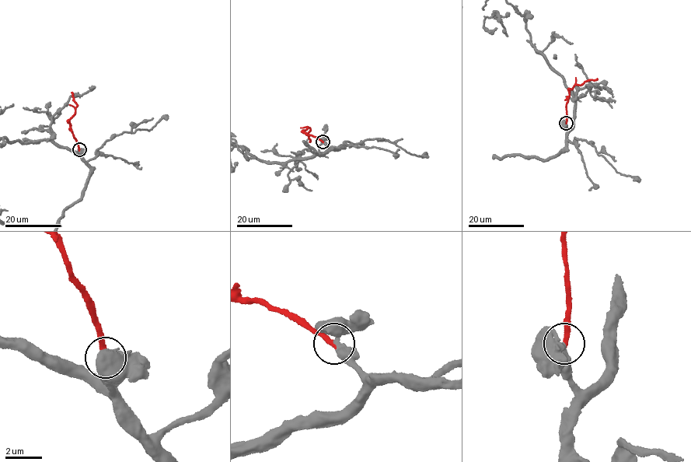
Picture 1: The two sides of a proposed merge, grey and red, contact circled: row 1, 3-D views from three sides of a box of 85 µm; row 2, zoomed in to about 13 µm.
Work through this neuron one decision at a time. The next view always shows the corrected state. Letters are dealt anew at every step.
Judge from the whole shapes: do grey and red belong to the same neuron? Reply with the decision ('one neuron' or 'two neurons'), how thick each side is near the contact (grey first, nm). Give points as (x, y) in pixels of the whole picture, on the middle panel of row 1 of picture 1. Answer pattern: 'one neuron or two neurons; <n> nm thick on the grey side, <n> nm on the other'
one neuron; 400 nm thick on the grey side, 280 nm on the other

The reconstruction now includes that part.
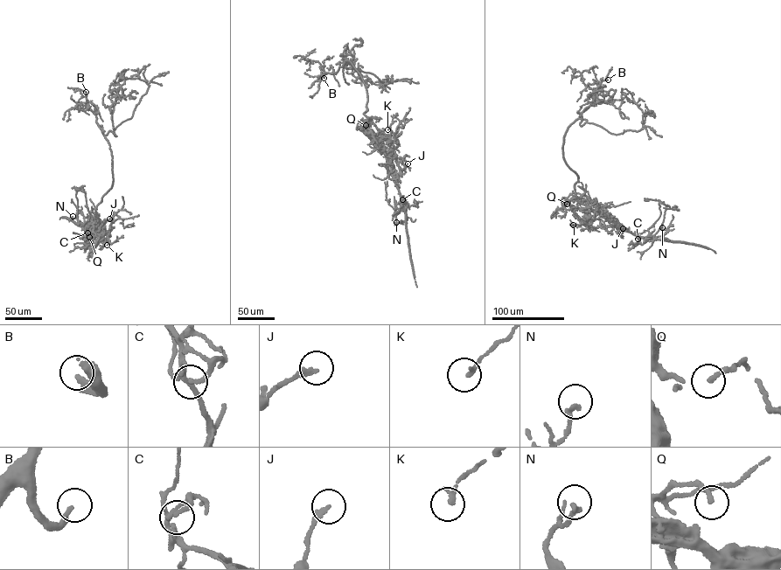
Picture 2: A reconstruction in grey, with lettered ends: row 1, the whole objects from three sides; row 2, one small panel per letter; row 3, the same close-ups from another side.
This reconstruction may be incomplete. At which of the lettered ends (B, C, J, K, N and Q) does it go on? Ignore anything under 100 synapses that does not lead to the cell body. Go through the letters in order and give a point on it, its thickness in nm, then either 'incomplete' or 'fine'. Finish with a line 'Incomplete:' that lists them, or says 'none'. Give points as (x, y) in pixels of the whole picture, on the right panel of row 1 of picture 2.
B: at (608, 79); 280 nm thick; incomplete
C: at (638, 239); 190 nm thick; fine
J: at (623, 228); 200 nm thick; fine
K: at (573, 225); 200 nm thick; fine
N: at (662, 227); 220 nm thick; fine
Q: at (567, 204); 200 nm thick; fine
Incomplete: B

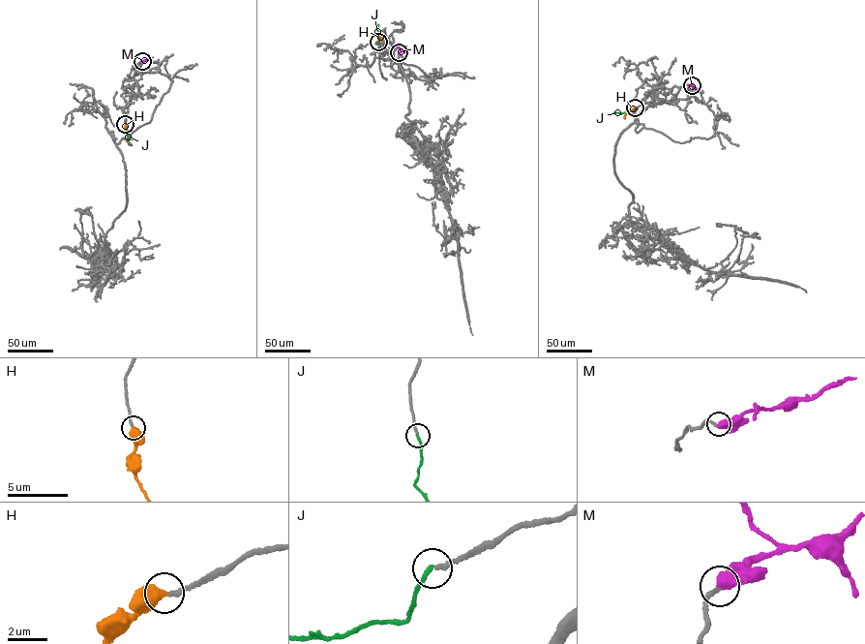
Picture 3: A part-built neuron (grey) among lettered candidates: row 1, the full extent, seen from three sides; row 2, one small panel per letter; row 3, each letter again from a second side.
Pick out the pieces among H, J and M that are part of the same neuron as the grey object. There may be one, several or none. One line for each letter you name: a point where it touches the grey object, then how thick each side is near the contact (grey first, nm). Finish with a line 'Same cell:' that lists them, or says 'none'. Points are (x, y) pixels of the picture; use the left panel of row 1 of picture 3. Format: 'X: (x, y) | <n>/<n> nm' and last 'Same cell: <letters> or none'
H: (125, 124) | 240/500 nm
M: (142, 61) | 220/600 nm
Same cell: H, M

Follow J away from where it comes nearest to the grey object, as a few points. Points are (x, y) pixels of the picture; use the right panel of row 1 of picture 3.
J: (635, 107), (613, 113)

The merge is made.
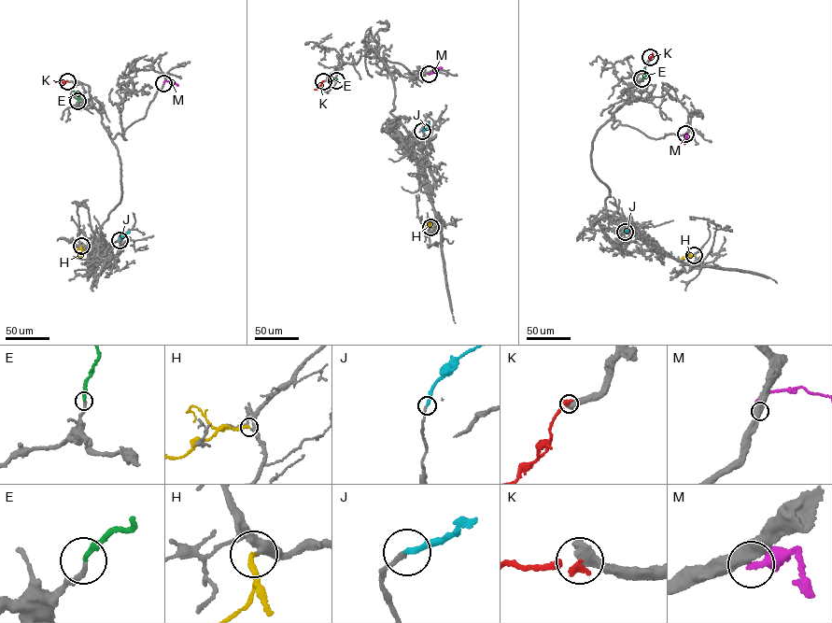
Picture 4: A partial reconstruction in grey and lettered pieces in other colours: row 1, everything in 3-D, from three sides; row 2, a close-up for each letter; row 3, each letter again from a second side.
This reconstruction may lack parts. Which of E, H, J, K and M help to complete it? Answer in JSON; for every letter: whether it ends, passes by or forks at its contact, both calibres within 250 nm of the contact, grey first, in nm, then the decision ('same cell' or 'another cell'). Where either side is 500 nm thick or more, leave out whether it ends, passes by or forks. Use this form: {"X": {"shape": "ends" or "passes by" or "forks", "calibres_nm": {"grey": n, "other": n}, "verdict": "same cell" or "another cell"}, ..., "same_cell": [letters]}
{"E": {"shape": "ends", "calibres_nm": {"grey": 200, "other": 200}, "verdict": "same cell"}, "H": {"shape": "ends", "calibres_nm": {"grey": 280, "other": 200}, "verdict": "same cell"}, "J": {"shape": "ends", "calibres_nm": {"grey": 190, "other": 240}, "verdict": "same cell"}, "K": {"calibres_nm": {"grey": 600, "other": 320}, "verdict": "another cell"}, "M": {"shape": "ends", "calibres_nm": {"grey": 480, "other": 340}, "verdict": "another cell"}, "same_cell": ["E", "H", "J"]}

